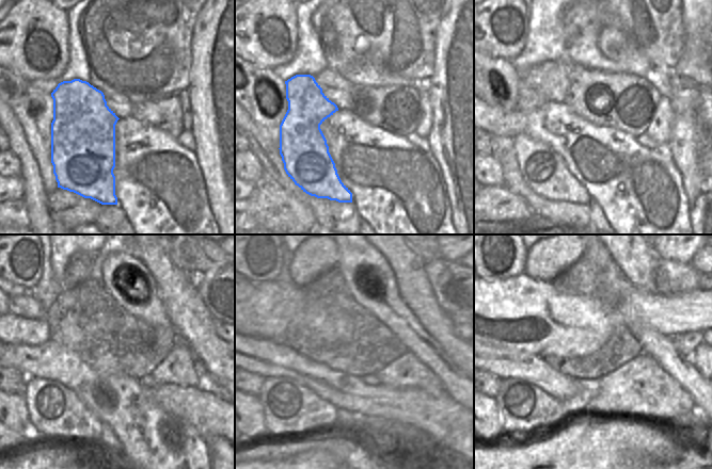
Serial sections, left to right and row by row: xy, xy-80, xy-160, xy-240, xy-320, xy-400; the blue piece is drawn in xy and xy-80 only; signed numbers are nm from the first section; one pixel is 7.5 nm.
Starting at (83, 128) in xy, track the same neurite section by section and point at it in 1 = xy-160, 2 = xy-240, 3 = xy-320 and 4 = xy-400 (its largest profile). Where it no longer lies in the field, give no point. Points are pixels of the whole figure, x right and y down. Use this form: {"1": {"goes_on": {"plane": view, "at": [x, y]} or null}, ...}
{"1": {"goes_on": {"plane": "xy-160", "at": [546, 173]}}, "2": {"goes_on": {"plane": "xy-240", "at": [52, 408]}}, "3": {"goes_on": {"plane": "xy-320", "at": [290, 409]}}, "4": {"goes_on": {"plane": "xy-400", "at": [524, 408]}}}

